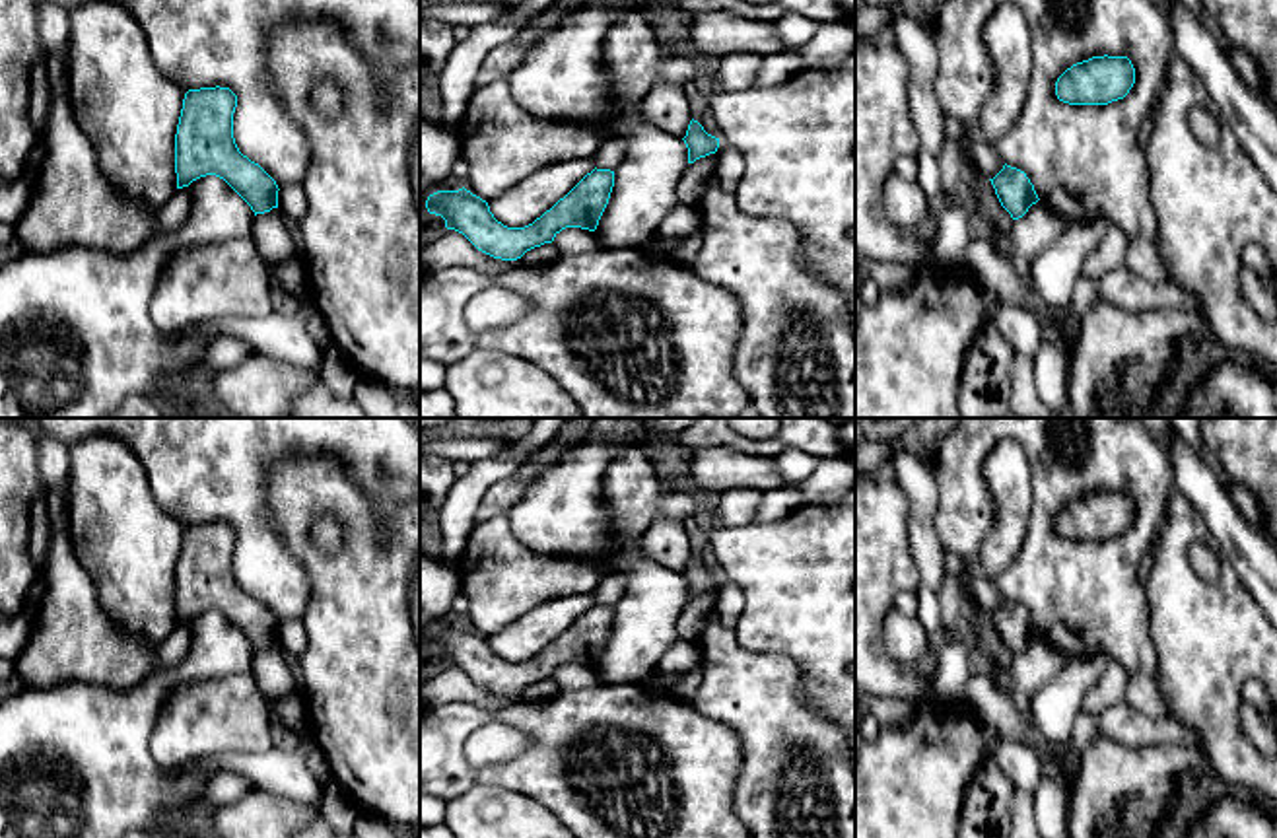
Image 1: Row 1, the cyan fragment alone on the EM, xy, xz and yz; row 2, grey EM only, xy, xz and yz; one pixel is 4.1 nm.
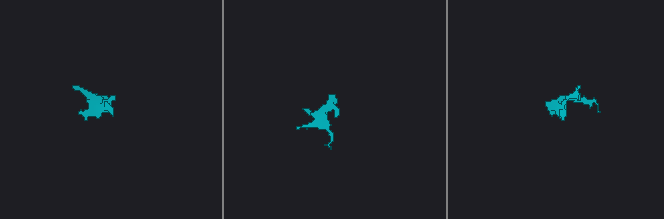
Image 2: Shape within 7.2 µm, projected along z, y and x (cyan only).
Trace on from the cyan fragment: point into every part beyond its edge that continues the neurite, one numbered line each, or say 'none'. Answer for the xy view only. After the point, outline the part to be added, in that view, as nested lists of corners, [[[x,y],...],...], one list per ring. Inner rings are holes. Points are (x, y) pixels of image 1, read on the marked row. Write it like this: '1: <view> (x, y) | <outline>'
none

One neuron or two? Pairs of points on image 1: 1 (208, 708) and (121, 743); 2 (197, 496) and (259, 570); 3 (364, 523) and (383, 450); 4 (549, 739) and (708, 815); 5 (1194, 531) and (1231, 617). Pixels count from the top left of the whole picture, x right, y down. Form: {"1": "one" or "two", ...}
{"1": "two", "2": "one", "3": "two", "4": "one", "5": "one"}

